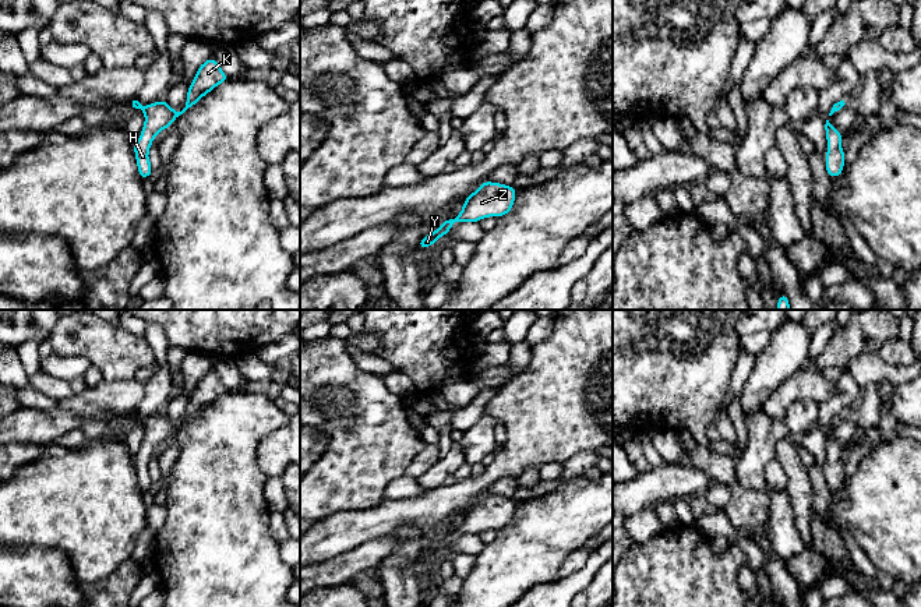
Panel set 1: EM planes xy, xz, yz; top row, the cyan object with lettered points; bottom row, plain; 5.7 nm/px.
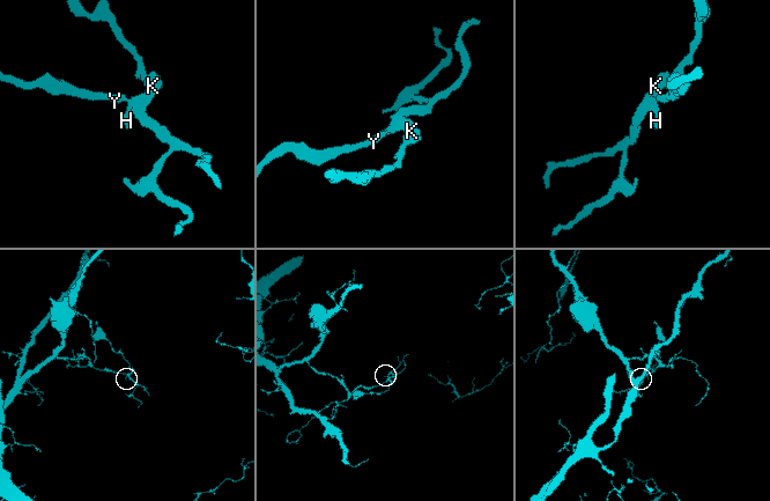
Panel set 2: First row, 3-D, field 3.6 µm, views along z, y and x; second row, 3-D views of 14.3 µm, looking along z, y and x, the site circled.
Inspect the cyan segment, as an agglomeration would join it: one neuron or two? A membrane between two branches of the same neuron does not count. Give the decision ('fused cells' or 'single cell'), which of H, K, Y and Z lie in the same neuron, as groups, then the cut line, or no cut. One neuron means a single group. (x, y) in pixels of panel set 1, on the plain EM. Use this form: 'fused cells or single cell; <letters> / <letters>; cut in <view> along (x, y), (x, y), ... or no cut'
single cell; H K Y Z; no cut

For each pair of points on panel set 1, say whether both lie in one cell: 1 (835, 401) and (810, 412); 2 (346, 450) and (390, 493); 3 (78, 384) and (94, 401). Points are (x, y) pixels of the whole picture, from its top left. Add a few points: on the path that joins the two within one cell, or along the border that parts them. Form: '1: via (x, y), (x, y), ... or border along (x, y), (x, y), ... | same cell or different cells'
1: border along (819, 403), (819, 417), (815, 424) | different cells
2: border along (405, 473), (392, 479), (385, 486), (383, 498) | different cells
3: border along (85, 387), (57, 401) | different cells

